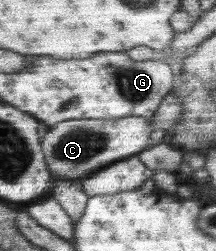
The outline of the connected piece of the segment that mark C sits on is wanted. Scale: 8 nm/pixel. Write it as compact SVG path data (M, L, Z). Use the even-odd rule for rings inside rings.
M142 116L64 120L49 127L41 142L41 150L44 161L55 178L81 181L112 162L141 153L152 145L150 136L153 131L150 120Z

